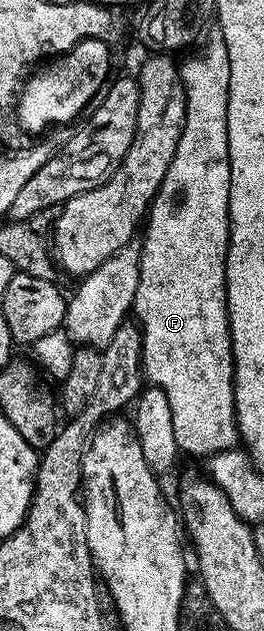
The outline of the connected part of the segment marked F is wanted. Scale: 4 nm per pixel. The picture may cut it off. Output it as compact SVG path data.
M211 31L201 48L199 56L190 56L180 64L186 117L172 166L168 166L168 174L144 224L146 237L140 240L139 286L132 312L138 315L136 320L142 329L142 371L153 387L164 390L168 406L172 406L172 430L176 430L179 449L209 458L231 451L240 437L234 412L234 355L226 309L226 252L230 248L230 63L221 32Z

